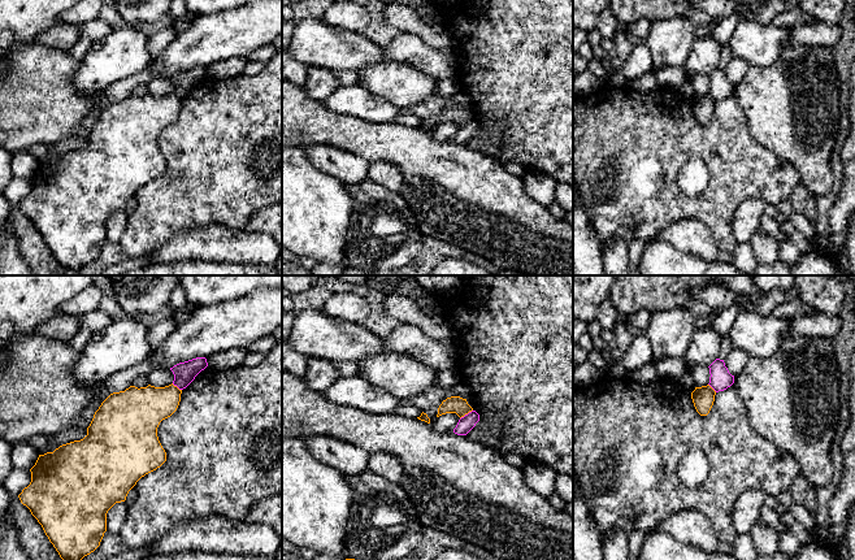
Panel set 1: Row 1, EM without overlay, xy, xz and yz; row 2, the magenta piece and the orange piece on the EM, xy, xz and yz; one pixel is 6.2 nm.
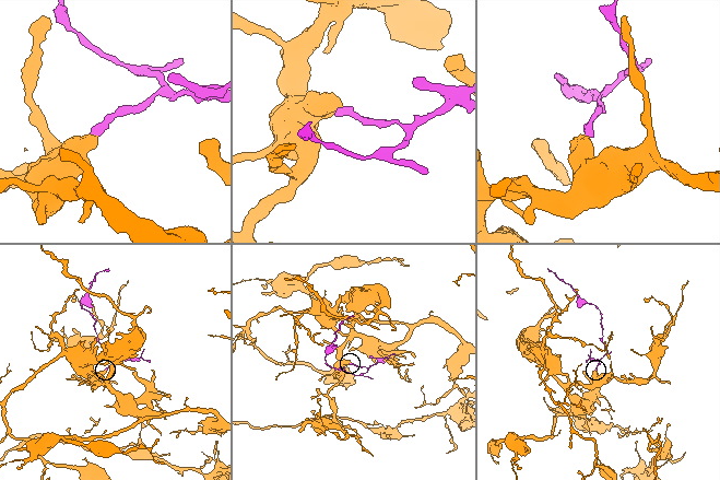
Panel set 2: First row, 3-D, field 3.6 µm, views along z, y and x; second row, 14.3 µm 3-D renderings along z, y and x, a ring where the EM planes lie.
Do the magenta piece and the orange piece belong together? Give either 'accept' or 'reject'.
reject

